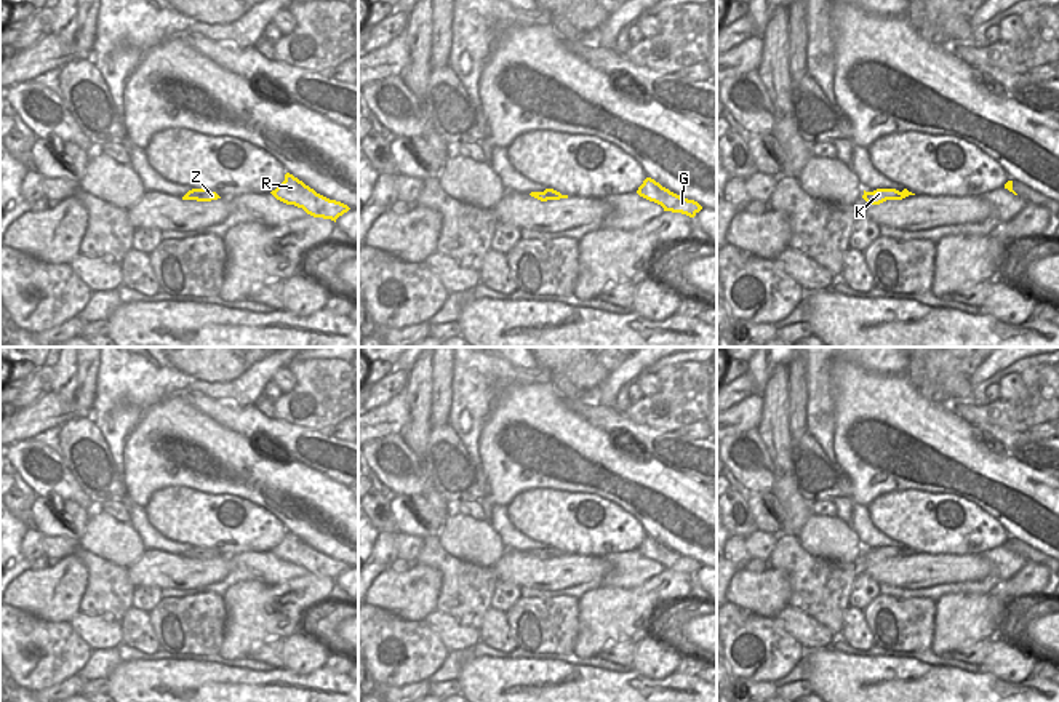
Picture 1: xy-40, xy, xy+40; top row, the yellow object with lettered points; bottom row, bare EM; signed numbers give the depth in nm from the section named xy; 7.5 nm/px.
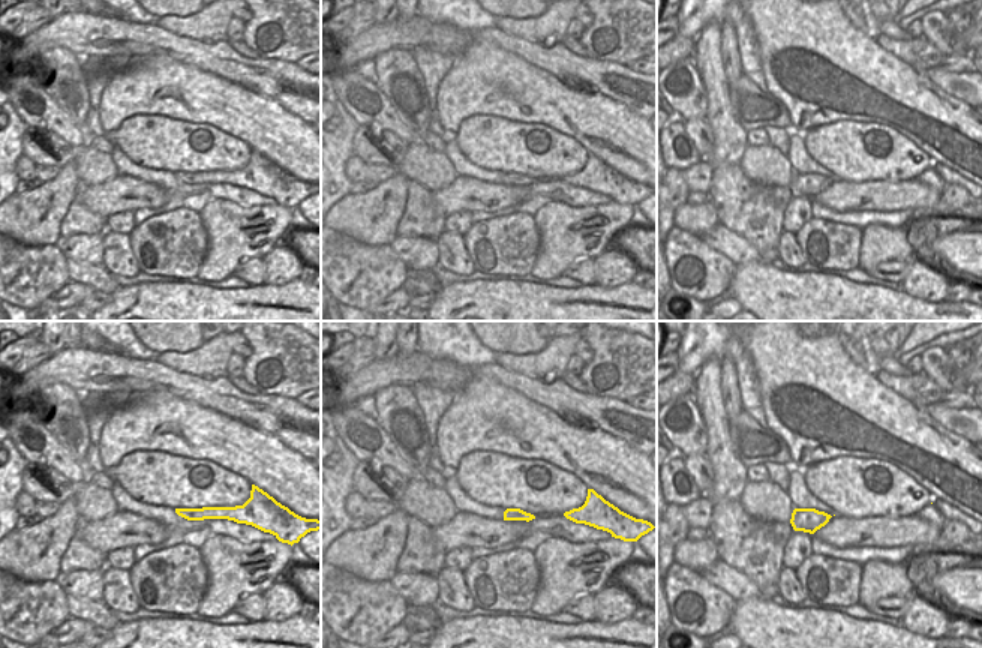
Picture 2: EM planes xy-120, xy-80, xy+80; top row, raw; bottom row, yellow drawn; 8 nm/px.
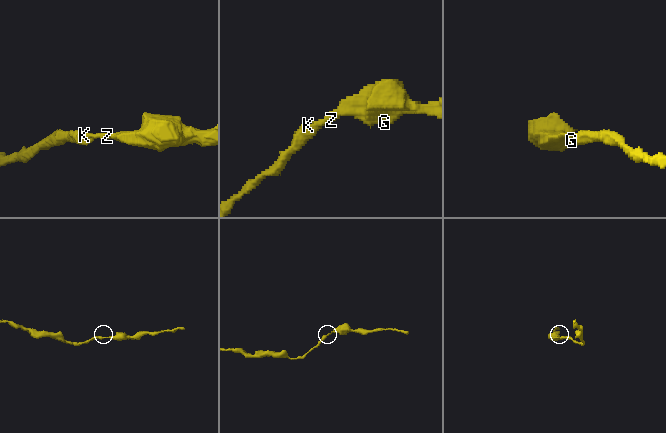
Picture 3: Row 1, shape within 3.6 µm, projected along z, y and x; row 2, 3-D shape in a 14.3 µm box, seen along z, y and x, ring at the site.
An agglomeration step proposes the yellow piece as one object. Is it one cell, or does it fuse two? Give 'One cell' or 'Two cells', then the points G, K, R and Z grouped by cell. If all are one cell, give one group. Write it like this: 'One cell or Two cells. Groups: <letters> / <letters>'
One cell. Groups: G K R Z

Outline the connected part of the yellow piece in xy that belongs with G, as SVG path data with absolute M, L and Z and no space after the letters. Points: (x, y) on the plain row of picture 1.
M651 536L643 539L637 552L649 560L661 563L664 569L681 571L689 576L694 576L702 568L697 560L670 550Z

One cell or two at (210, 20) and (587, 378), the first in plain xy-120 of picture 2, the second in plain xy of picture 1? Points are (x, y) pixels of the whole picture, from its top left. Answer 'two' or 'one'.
two

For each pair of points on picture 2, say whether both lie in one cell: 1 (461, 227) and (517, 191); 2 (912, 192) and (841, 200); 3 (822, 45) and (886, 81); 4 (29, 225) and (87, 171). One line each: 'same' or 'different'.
1: different
2: same
3: same
4: different

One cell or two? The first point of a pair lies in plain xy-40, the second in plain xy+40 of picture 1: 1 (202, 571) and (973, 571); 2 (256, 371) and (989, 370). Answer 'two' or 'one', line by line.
1: one
2: one

